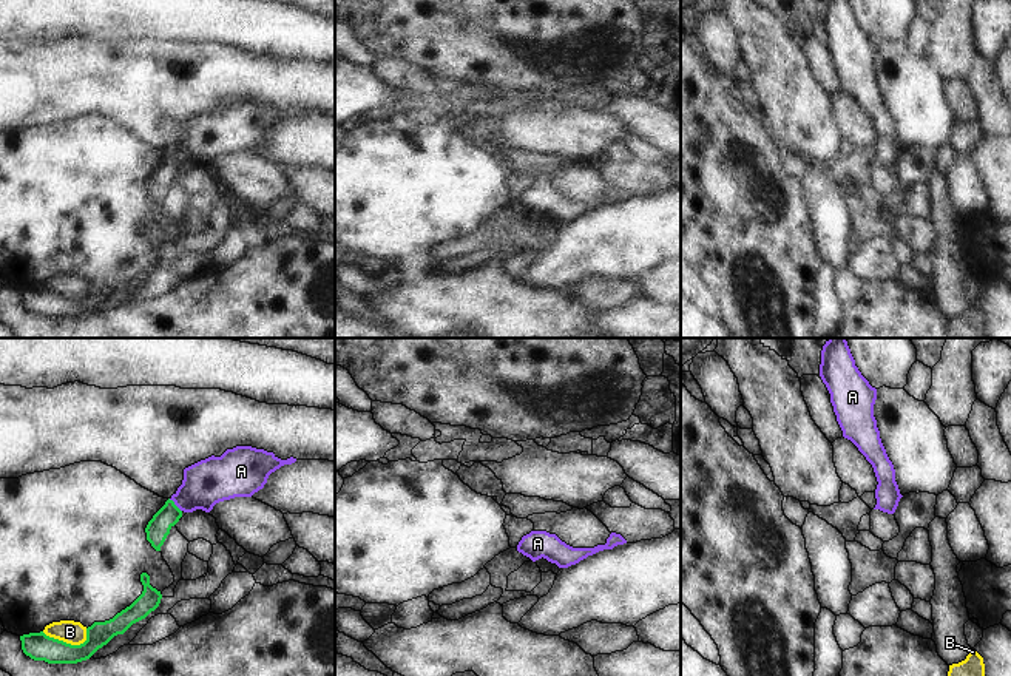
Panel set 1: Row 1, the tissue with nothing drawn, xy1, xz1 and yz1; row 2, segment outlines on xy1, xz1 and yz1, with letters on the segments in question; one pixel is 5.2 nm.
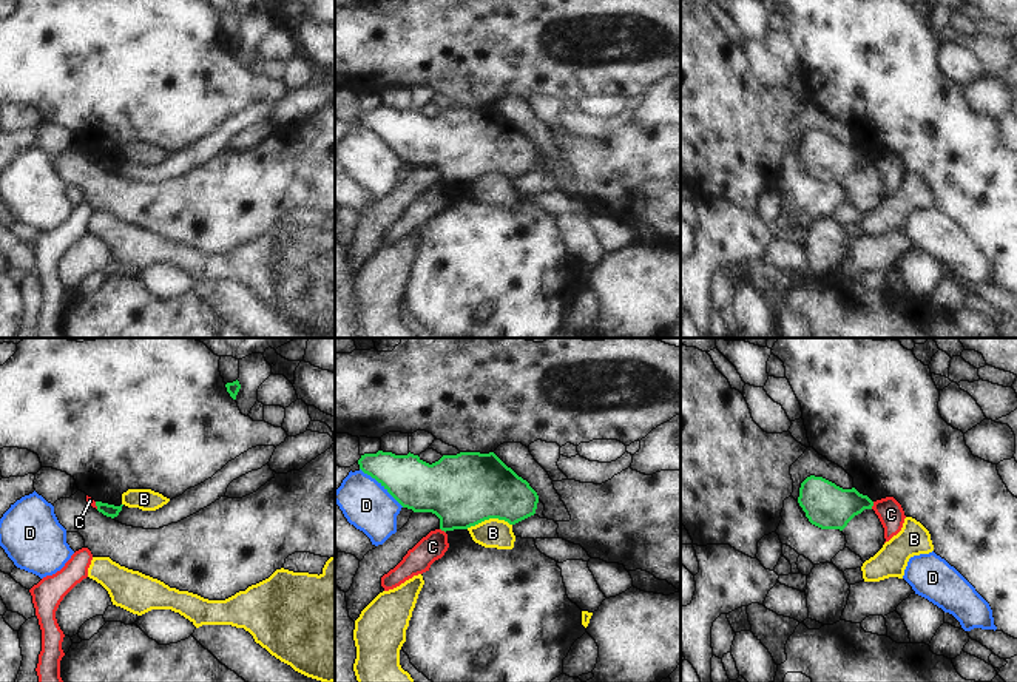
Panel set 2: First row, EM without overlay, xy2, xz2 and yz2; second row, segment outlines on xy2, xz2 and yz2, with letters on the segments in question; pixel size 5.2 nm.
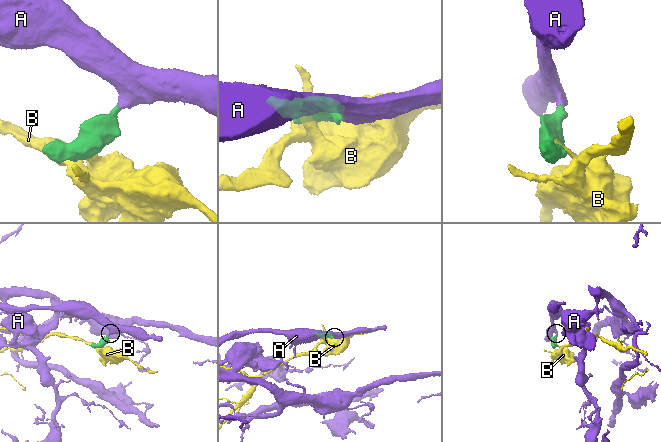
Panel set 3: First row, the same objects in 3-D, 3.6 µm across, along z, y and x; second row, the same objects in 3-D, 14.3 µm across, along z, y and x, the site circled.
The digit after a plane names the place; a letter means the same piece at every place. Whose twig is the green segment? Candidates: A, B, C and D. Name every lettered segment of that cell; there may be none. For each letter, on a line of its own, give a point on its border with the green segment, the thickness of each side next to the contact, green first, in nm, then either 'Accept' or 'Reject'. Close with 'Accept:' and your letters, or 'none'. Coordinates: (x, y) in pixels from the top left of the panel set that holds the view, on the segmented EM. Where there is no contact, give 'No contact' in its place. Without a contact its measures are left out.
A: Touches green at xy1 (175, 505). Thickness 120 nm (green) against 240 nm. Accept
B: Touches green at xy1 (65, 642). Thickness 140 nm (green) against 120 nm. Reject
C: Touches green at yz2 (872, 505). Thickness 240 nm (green) against 140 nm. Reject
D: Touches green at xz2 (381, 485). Thickness 260 nm (green) against 260 nm. Reject
Accept: A

